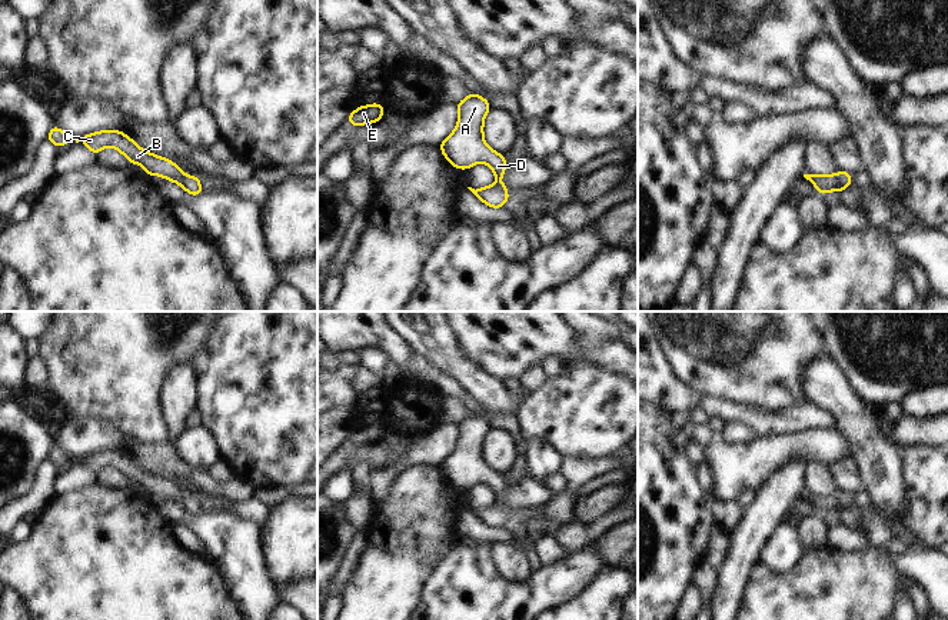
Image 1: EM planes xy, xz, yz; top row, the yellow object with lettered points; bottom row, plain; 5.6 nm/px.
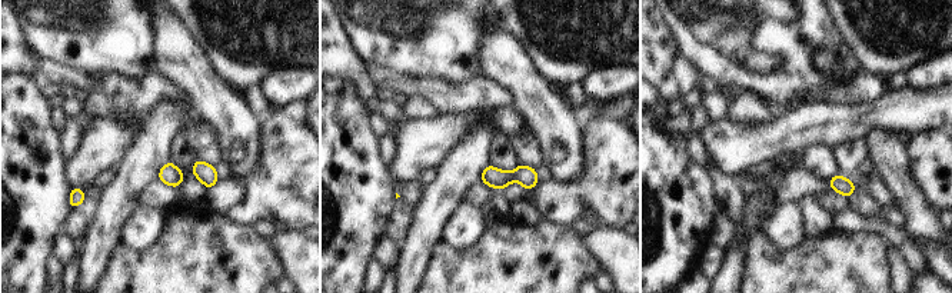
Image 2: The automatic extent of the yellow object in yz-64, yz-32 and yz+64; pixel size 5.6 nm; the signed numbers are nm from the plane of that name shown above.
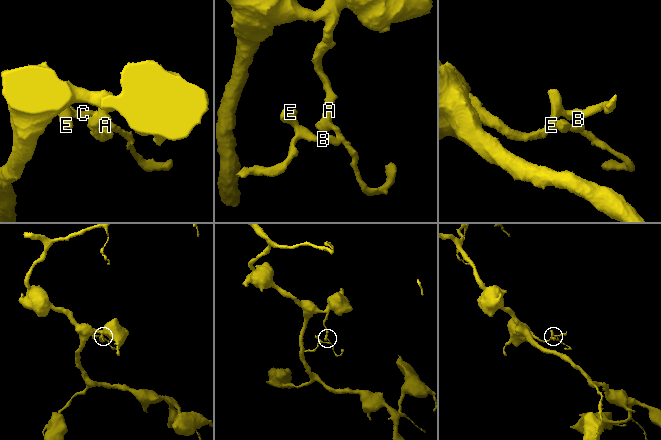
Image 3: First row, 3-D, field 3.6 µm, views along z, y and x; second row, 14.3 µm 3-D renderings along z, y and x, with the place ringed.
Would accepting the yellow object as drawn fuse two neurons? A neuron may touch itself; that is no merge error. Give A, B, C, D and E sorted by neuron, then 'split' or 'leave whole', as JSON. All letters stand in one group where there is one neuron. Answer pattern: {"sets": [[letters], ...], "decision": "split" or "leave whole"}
{"sets": [["A", "D"], ["B", "C", "E"]], "decision": "split"}

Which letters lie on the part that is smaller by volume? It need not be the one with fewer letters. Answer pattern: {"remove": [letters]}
{"remove": ["B", "C", "E"]}

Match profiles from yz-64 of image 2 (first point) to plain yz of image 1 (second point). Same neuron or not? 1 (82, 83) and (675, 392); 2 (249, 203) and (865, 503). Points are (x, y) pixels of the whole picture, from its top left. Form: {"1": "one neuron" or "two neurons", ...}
{"1": "two neurons", "2": "two neurons"}

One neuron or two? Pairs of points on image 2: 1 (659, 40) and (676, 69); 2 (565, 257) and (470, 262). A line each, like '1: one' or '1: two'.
1: one
2: one

